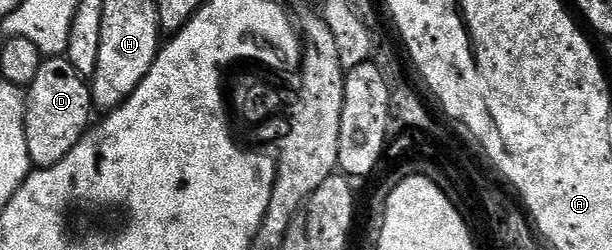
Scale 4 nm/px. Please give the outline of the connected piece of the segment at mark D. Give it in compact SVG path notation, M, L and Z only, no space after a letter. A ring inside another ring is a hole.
M62 55L44 59L41 70L37 70L37 78L33 78L30 88L26 89L25 99L27 101L27 117L21 129L21 135L27 139L26 159L35 163L36 169L48 168L65 158L73 146L87 133L89 125L92 123L91 112L93 105L91 102L91 90L88 81L79 75L70 62Z

